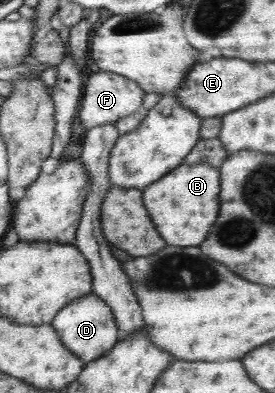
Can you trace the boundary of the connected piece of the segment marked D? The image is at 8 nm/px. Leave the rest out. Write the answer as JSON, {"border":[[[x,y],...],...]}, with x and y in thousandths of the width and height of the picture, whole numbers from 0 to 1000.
{"border":[[[345,743],[276,761],[215,799],[185,824],[211,840],[229,873],[313,926],[385,906],[436,868],[440,847],[411,784]]]}

